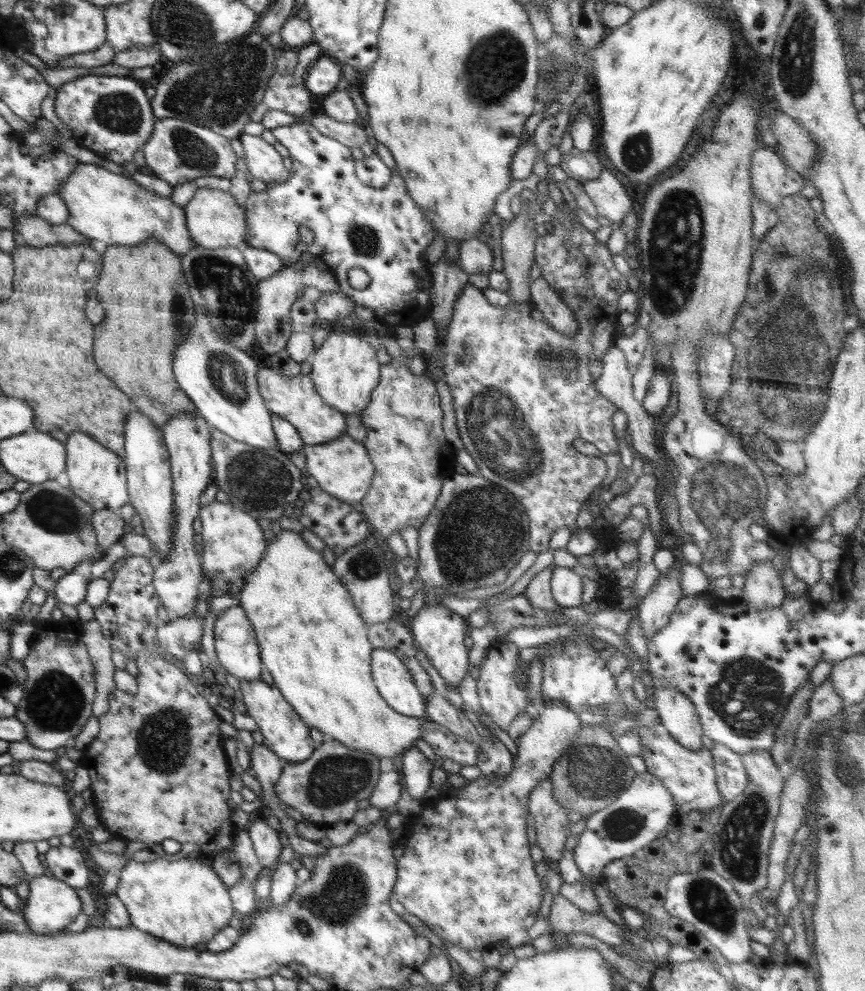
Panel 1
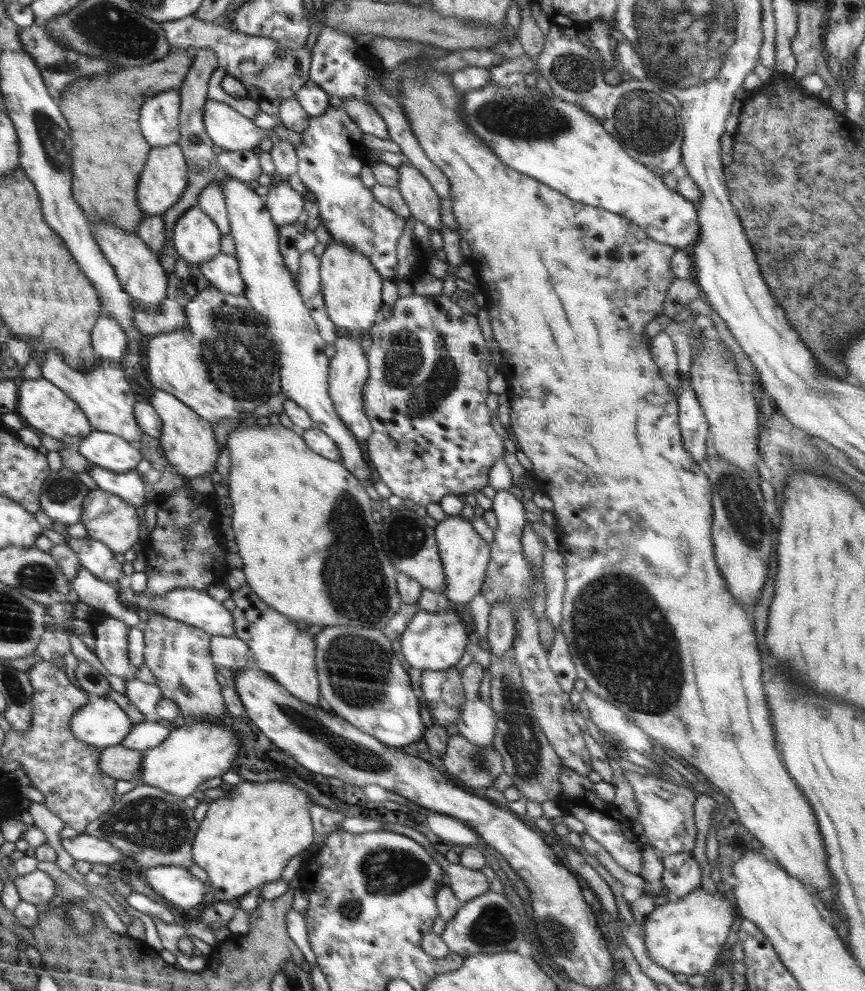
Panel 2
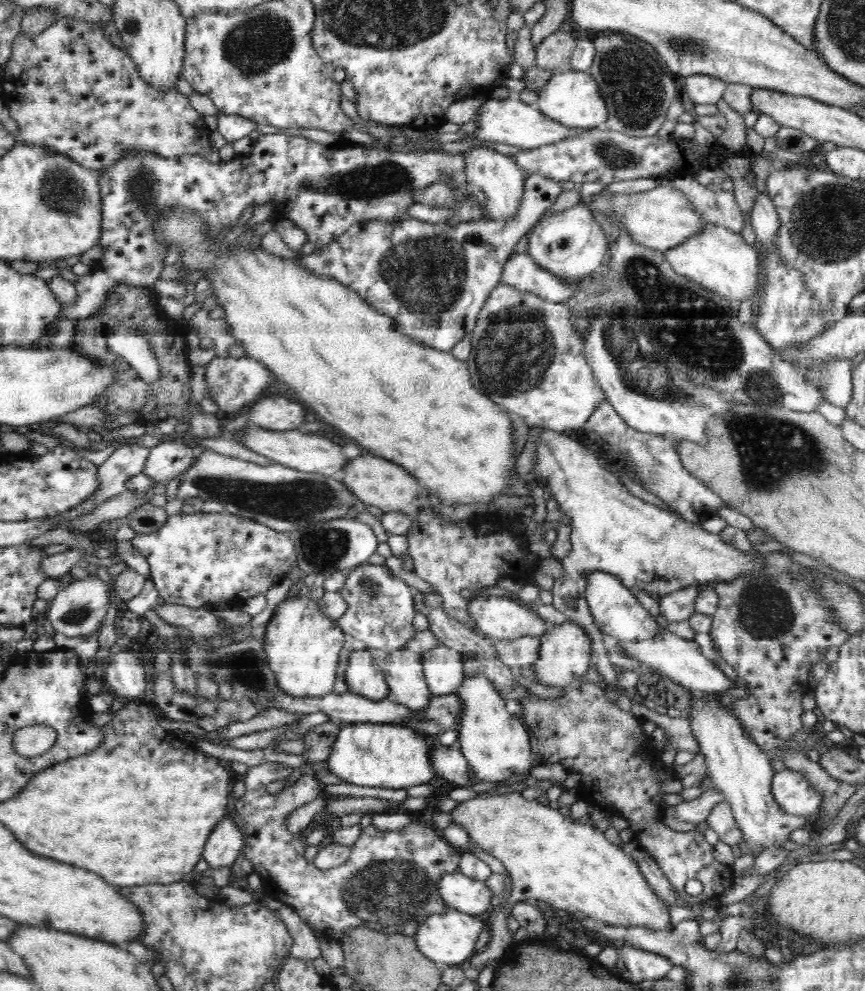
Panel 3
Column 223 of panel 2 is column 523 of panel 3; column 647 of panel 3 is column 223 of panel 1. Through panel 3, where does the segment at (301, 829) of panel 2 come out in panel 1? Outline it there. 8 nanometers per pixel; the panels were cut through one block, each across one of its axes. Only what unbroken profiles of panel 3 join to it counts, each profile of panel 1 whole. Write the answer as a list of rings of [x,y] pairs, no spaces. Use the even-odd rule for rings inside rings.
[[[184,857],[175,861],[158,858],[154,862],[143,863],[130,861],[117,874],[119,882],[114,894],[126,906],[130,914],[130,924],[178,947],[196,948],[200,942],[207,944],[220,929],[229,925],[233,917],[233,903],[228,887],[220,881],[210,865],[198,861],[197,858]]]

